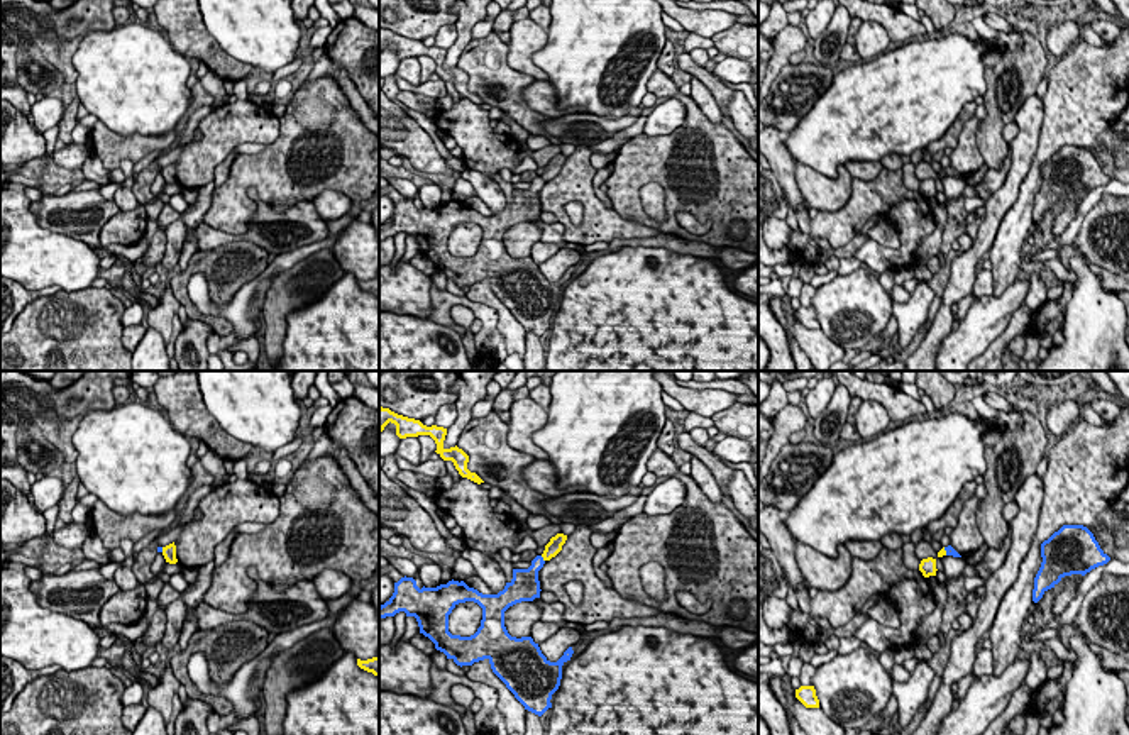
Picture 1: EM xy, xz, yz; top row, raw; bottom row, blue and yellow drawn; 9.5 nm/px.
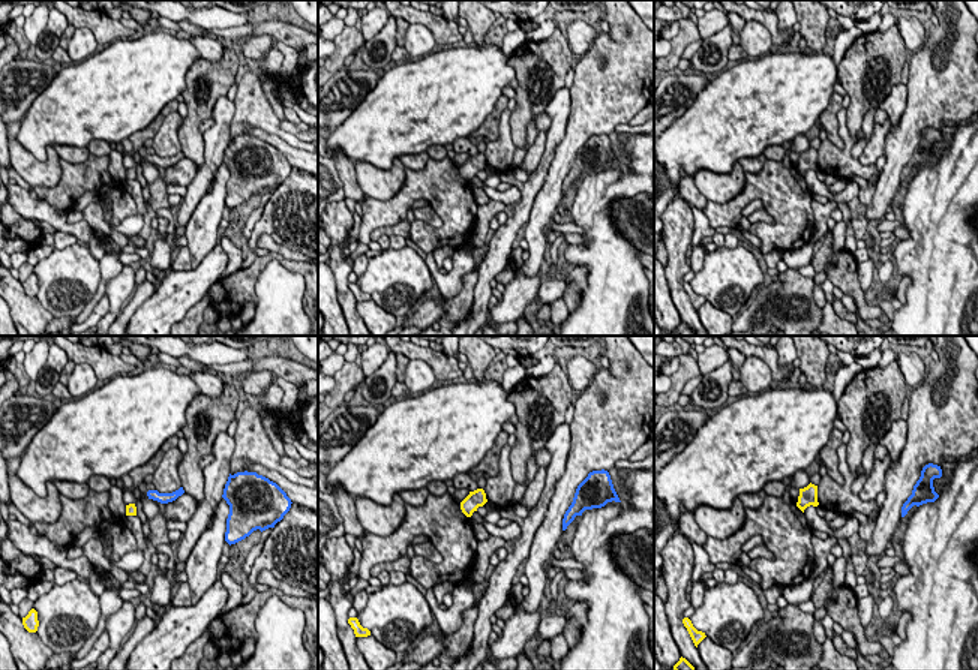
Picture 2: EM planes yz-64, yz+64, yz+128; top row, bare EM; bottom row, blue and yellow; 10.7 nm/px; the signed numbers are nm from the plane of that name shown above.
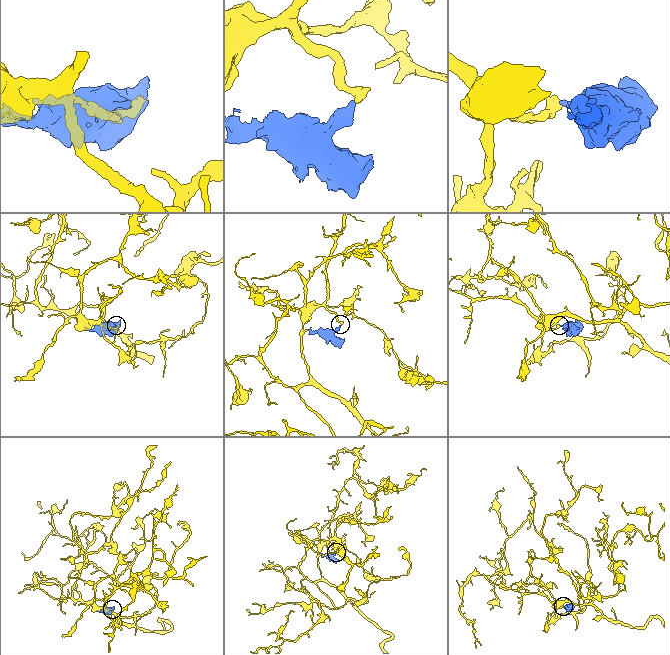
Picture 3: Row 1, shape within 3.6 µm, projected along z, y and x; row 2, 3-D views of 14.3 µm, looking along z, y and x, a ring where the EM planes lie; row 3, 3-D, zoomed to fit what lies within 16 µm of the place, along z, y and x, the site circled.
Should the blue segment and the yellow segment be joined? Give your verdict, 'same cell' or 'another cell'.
another cell

